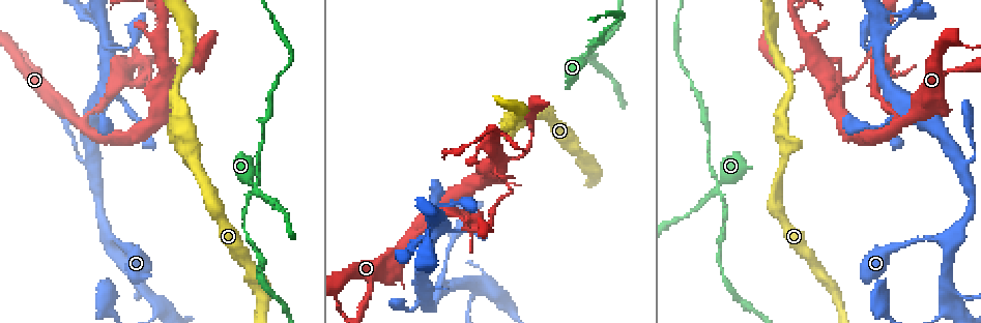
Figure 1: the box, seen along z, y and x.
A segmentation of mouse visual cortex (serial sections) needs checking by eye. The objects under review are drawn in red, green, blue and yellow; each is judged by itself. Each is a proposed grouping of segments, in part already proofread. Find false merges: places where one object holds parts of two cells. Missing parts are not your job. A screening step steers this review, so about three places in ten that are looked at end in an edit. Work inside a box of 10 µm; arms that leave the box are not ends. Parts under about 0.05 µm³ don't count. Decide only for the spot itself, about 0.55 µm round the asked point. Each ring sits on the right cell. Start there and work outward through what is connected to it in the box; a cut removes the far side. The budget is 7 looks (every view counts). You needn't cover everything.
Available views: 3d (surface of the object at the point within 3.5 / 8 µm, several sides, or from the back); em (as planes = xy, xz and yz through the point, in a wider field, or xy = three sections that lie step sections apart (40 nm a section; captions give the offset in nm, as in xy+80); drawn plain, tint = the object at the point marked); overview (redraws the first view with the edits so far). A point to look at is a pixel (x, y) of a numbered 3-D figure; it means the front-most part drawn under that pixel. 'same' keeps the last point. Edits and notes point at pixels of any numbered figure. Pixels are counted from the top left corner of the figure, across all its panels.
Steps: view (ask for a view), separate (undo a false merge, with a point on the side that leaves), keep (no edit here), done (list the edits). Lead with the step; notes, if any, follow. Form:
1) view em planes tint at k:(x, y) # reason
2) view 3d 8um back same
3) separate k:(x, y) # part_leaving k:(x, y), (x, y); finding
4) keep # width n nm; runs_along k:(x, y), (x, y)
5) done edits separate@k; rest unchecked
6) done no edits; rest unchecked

view 3d 3.5um at 1:(459, 213) # thick turns thin

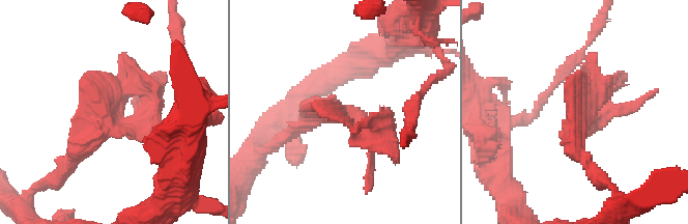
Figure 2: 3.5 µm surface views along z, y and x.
view em xy step 2 tint at 2:(105, 125) # now the EM

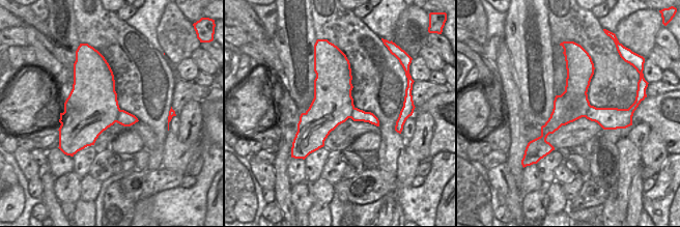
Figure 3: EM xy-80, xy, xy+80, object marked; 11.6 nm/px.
separate 2:(158, 82) # width 480 nm; border 3:(120, 110), (116, 121); two cells meet here

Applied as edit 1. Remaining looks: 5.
view overview # see it whole again

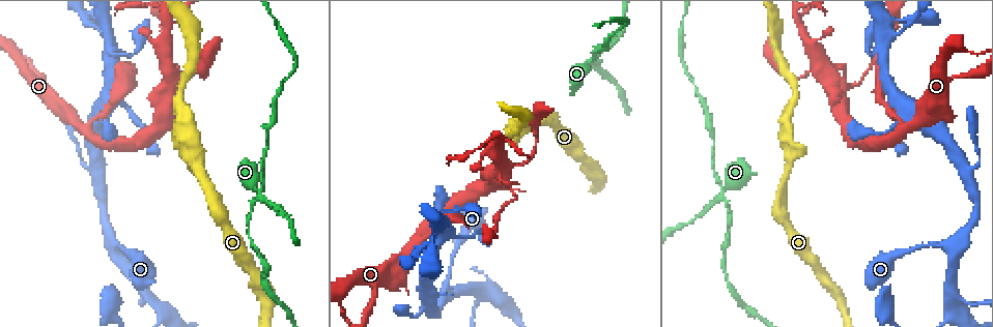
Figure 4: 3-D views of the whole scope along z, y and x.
view 3d 3.5um at 4:(826, 77) # looks like a crossing

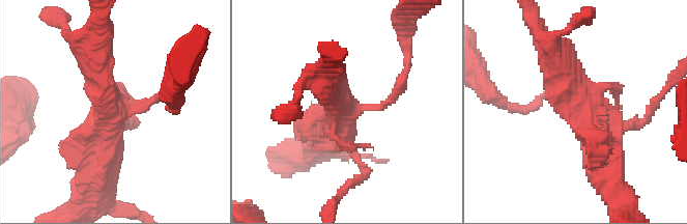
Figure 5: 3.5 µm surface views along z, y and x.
view em xy step 2 tint at 5:(110, 105) # need the tissue

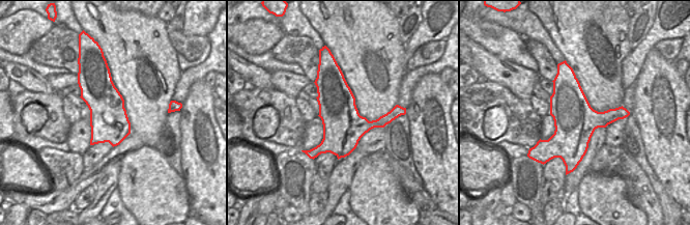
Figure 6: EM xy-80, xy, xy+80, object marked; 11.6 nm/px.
view em xy step 1 tint same

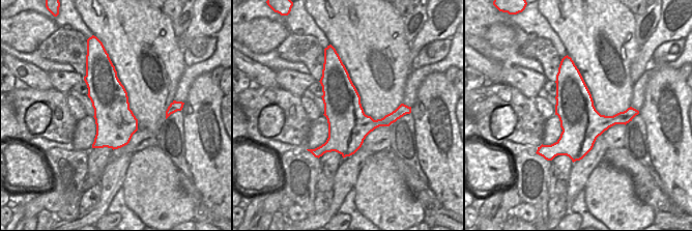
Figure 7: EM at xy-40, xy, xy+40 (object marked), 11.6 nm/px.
keep # runs_along 5:(607, 168), (605, 148), (549, 50); all the same cell

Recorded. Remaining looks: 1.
done edits separate@2; rest unchecked

